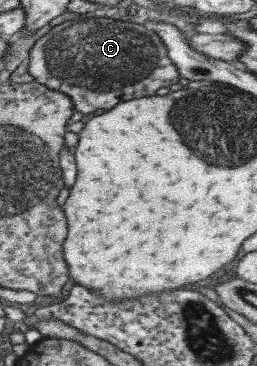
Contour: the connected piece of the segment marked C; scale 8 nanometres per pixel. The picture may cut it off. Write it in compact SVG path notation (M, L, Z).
M92 17L90 20L74 22L68 20L66 24L54 26L30 49L27 63L28 72L34 80L70 96L76 110L82 114L92 114L96 110L112 110L120 102L154 96L160 88L178 84L181 76L160 34L148 28L146 24L106 17Z

